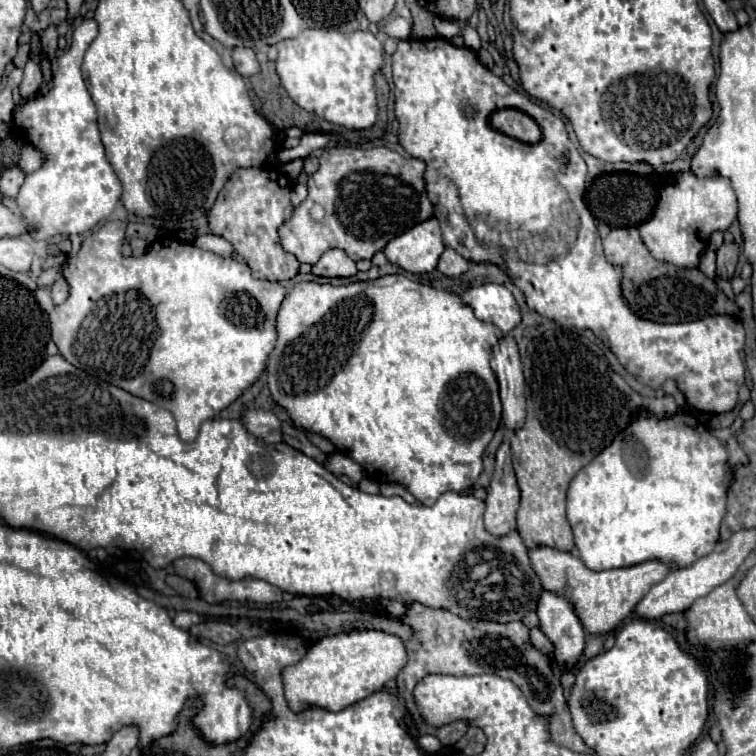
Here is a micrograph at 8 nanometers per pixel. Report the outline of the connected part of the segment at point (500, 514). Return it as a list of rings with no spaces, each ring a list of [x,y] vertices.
[[[504,439],[496,451],[496,471],[492,475],[486,497],[486,513],[484,513],[486,531],[494,537],[502,537],[514,531],[518,503],[520,503],[520,491],[512,469],[510,441]]]

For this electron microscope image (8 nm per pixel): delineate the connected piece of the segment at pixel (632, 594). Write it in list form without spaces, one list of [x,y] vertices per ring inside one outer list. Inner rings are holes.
[[[550,547],[532,549],[530,563],[532,563],[532,569],[536,571],[544,591],[556,593],[556,595],[572,601],[582,627],[590,635],[602,635],[602,633],[614,631],[630,613],[634,613],[638,601],[650,591],[650,587],[660,583],[670,573],[670,569],[664,563],[656,563],[656,561],[596,573],[596,571],[586,569],[584,563],[578,559],[578,555],[562,553],[558,549],[550,549]]]

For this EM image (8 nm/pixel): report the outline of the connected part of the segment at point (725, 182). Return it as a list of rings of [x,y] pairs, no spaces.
[[[692,171],[680,173],[674,185],[660,193],[654,217],[640,225],[640,237],[652,255],[676,267],[696,267],[712,231],[726,231],[736,219],[738,203],[730,179],[698,179]]]

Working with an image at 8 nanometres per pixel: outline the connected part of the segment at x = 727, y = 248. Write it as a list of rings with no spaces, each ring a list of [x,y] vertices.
[[[730,241],[730,243],[724,243],[716,253],[718,253],[716,273],[724,279],[732,279],[738,263],[738,255],[740,255],[740,245],[736,241]]]

